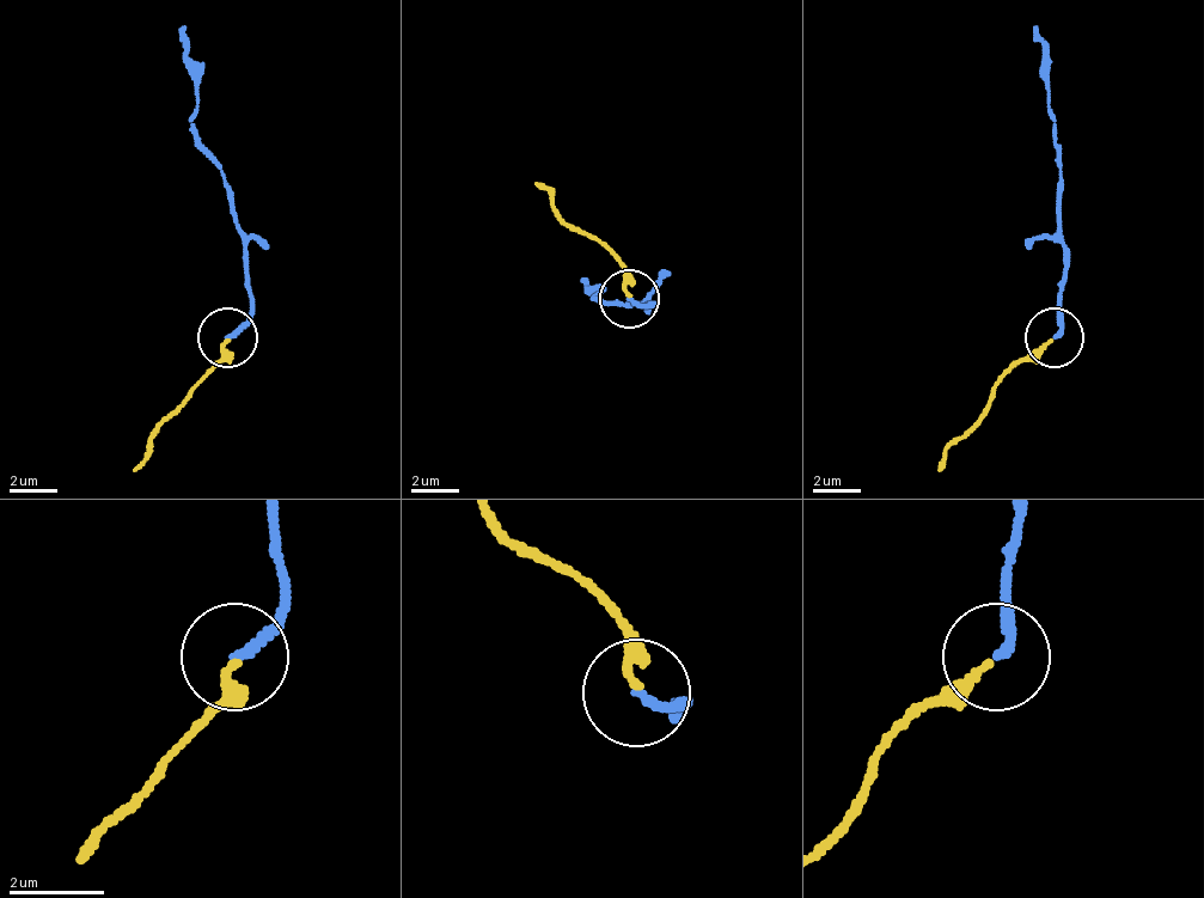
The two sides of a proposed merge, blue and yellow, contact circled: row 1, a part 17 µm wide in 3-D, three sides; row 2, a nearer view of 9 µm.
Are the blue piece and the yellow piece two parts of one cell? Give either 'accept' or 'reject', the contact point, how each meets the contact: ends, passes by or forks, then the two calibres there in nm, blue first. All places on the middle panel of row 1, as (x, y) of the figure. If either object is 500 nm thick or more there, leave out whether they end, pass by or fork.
accept | (629, 299) | blue ends | yellow ends | 190/220 nm

